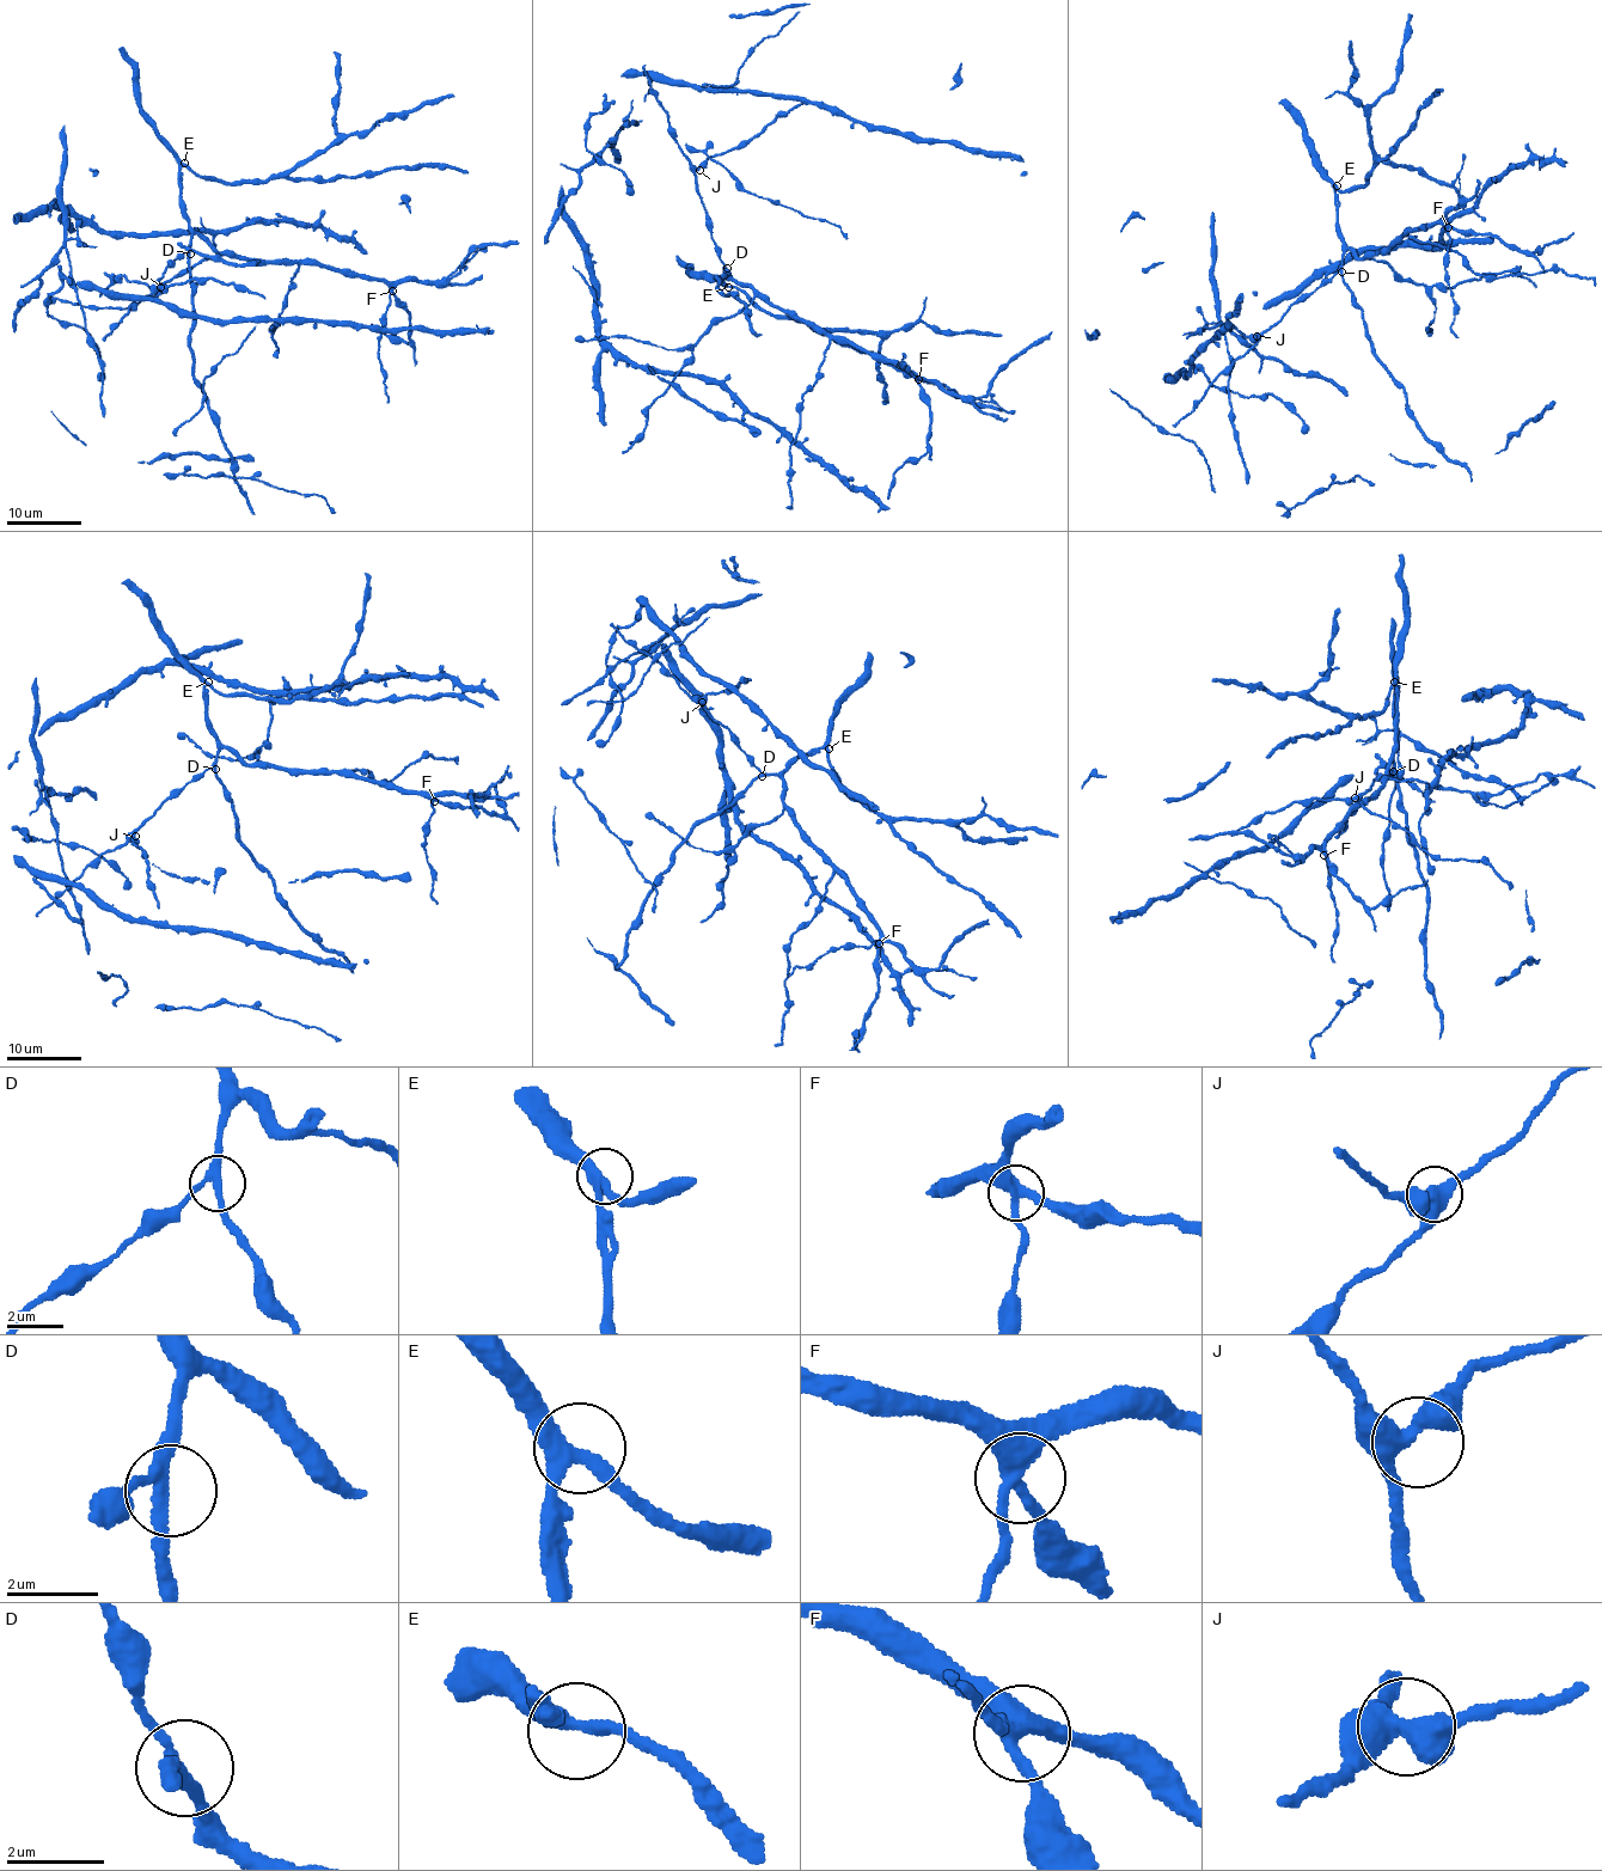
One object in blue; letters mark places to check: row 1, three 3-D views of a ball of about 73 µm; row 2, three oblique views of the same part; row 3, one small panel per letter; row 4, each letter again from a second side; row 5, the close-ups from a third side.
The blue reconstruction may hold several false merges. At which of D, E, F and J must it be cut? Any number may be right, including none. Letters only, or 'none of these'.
none of these

